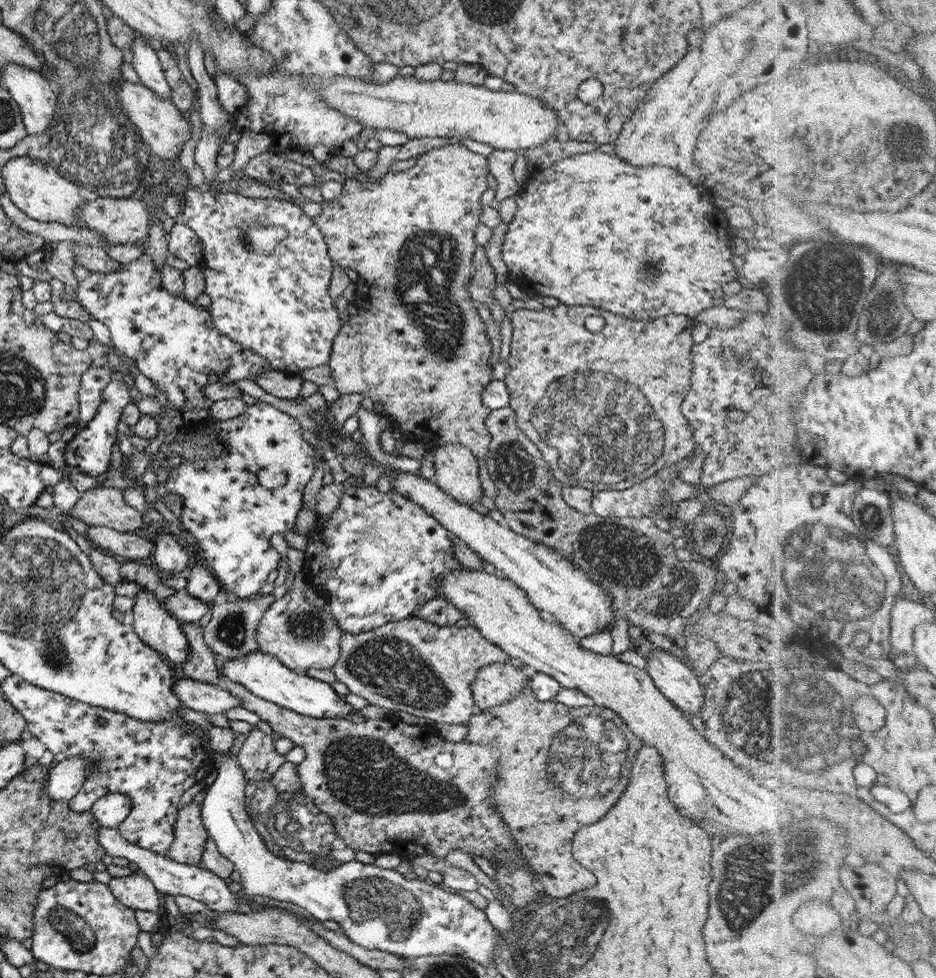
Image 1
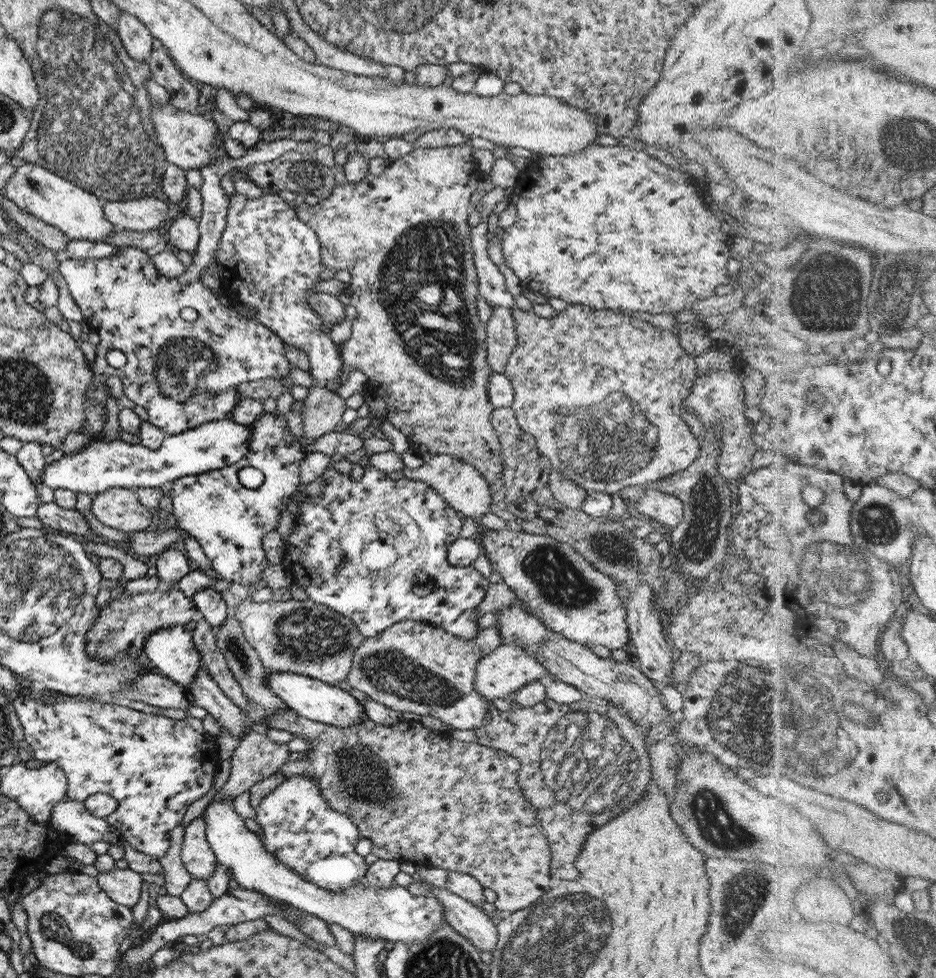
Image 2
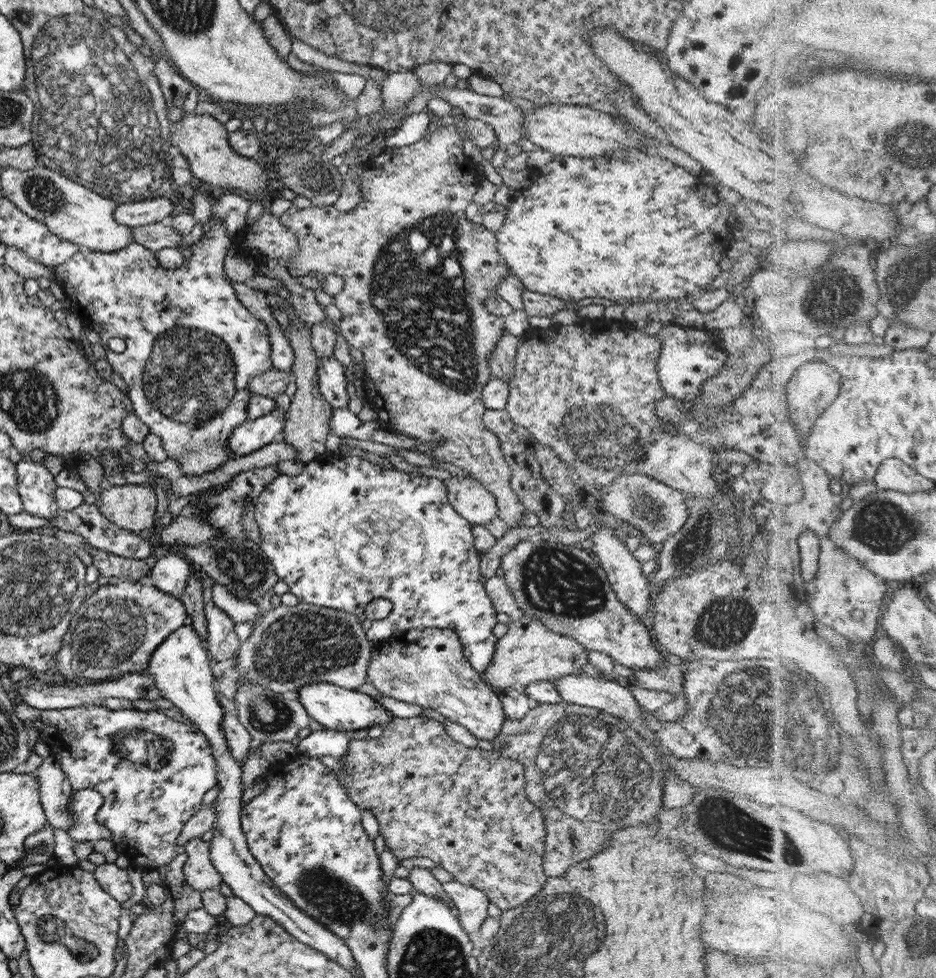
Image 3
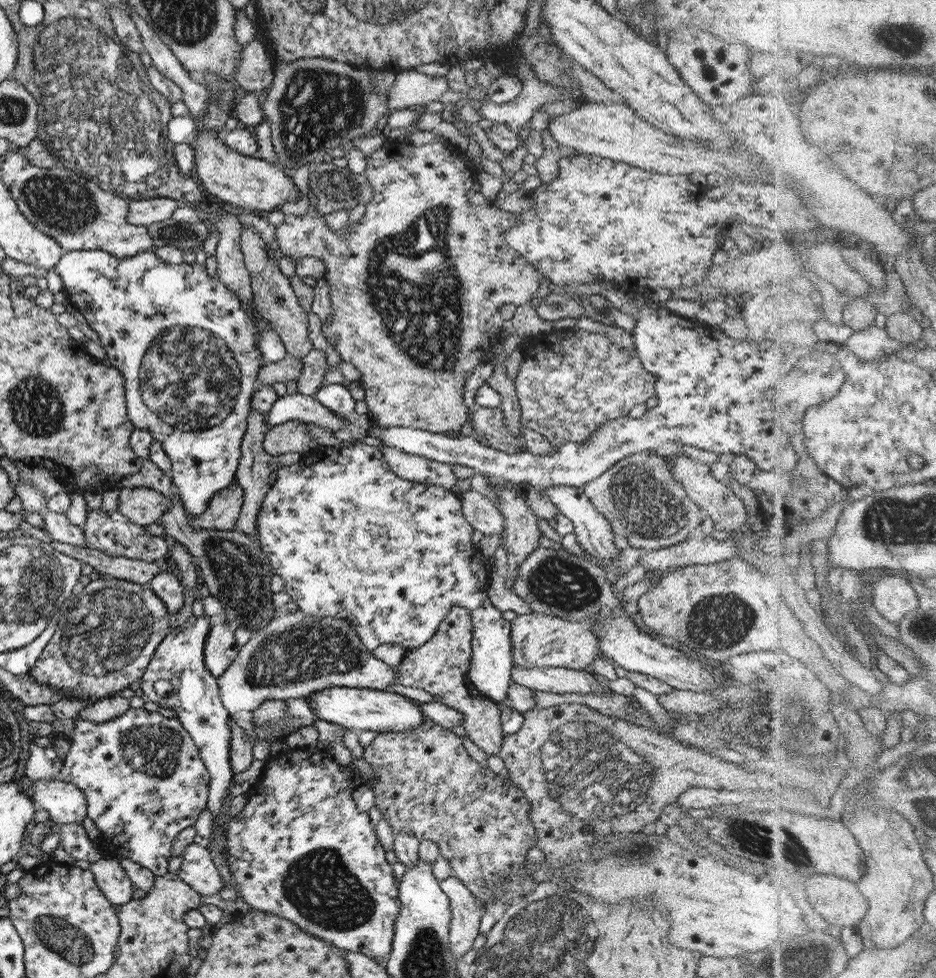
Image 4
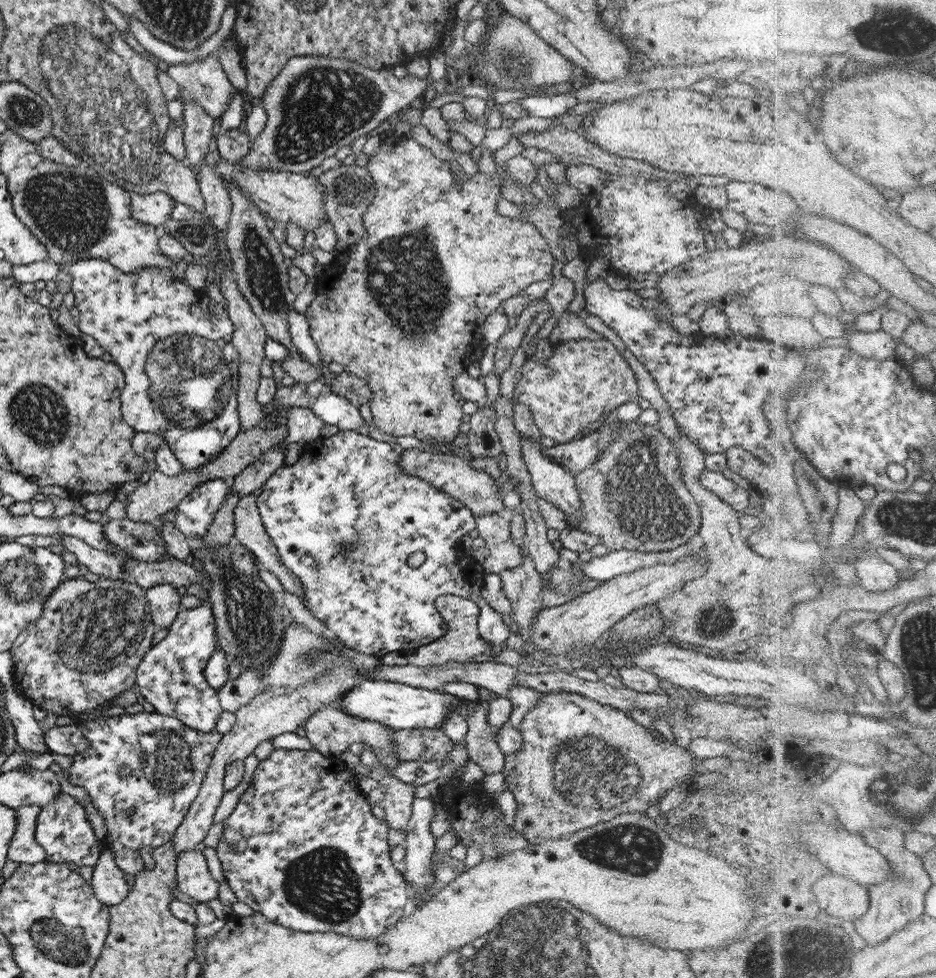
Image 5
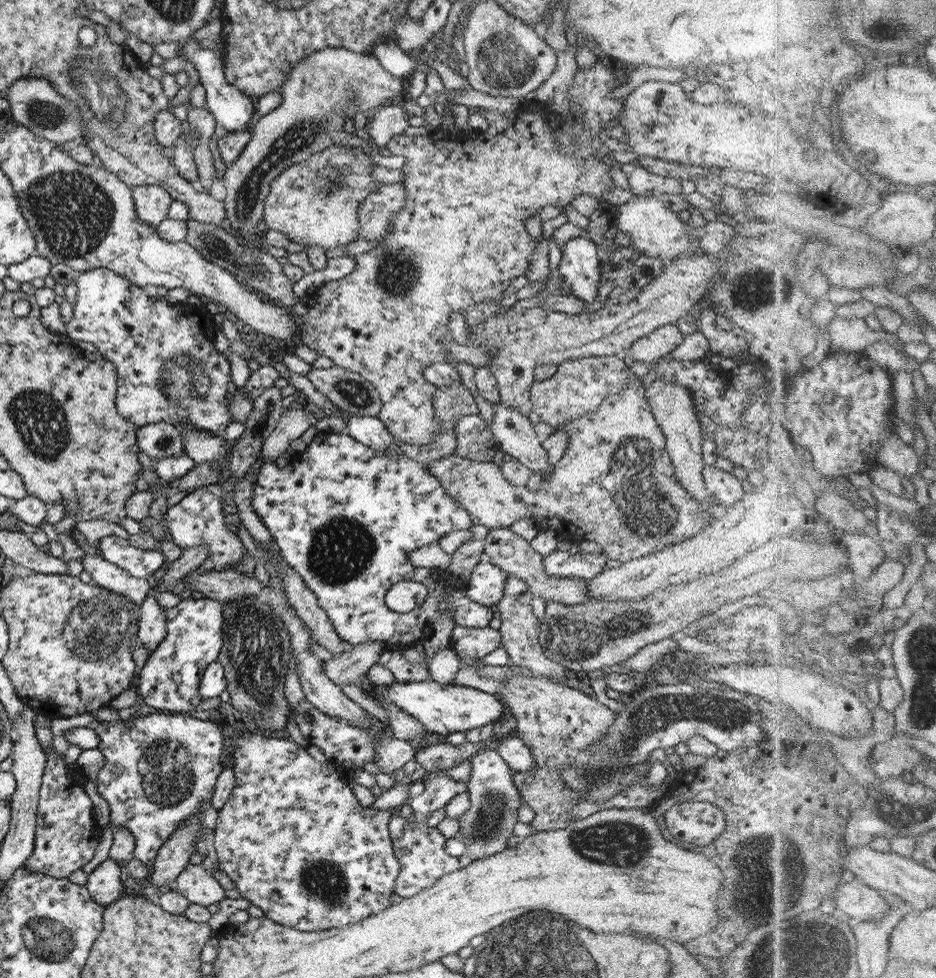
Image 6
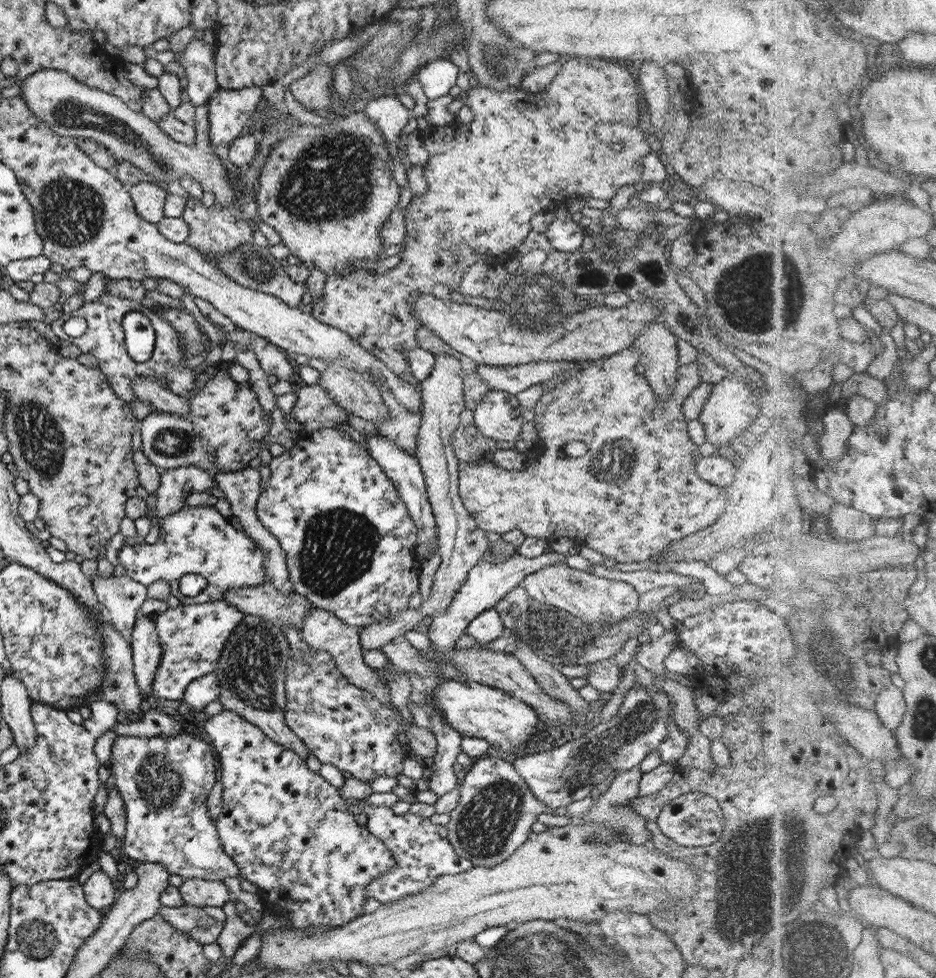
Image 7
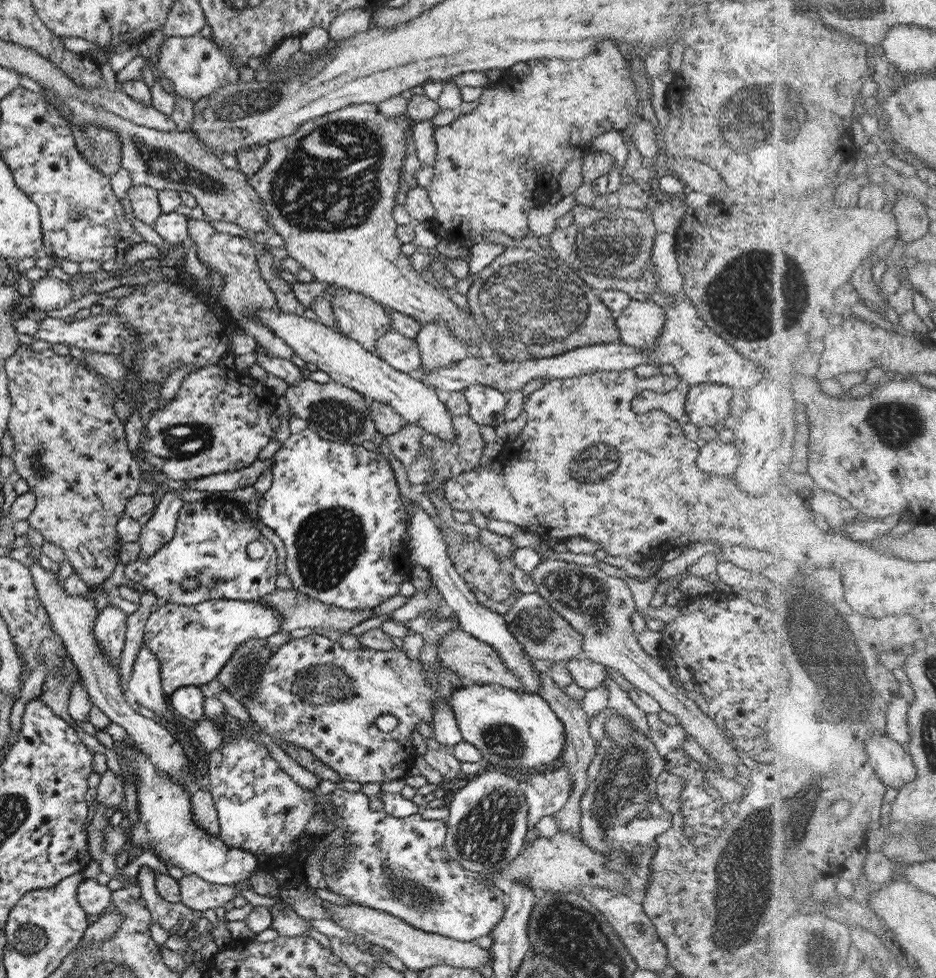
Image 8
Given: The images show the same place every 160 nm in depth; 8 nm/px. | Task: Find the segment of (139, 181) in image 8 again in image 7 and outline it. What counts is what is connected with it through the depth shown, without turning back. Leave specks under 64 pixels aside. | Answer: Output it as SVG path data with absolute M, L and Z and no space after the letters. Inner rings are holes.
M41 70L35 72L33 75L24 79L20 83L19 96L27 105L27 109L33 113L33 117L37 121L41 121L49 131L53 131L55 135L68 136L68 138L89 138L93 142L104 146L109 153L117 161L127 161L133 166L136 166L140 171L145 174L151 175L151 184L159 187L159 182L165 182L165 186L169 186L169 182L175 180L197 180L201 186L201 192L212 193L214 200L213 205L221 207L233 212L229 204L236 202L237 194L233 190L233 185L229 184L227 180L227 173L225 167L219 163L219 157L215 155L213 149L207 147L209 143L209 122L207 121L207 105L201 104L197 110L198 113L191 122L195 129L195 140L193 144L179 144L175 140L171 140L169 136L165 135L156 124L143 116L143 114L133 112L127 109L125 104L118 100L115 96L100 92L85 85L77 83L71 79L65 72L55 70Z

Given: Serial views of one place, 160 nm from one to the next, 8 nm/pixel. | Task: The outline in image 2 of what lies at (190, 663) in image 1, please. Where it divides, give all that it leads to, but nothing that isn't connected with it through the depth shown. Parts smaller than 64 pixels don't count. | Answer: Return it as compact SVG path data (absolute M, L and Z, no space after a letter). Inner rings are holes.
M202 666L187 689L194 696L194 705L204 708L217 721L219 727L227 728L239 741L249 731L244 725L243 710L222 693Z

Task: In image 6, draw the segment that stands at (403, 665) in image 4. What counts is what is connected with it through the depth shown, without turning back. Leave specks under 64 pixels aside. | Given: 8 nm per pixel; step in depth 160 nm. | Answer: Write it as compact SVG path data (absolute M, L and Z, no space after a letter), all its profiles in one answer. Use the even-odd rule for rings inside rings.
M455 624L450 634L449 647L460 660L463 660L463 658L483 658L485 654L499 648L500 644L500 632L488 626L467 628ZM492 746L490 749L485 749L482 751L477 751L470 760L472 764L469 779L467 781L466 790L469 797L469 809L464 812L464 814L459 818L459 834L465 835L465 853L472 860L485 858L486 856L491 856L500 850L507 848L506 841L509 836L512 835L512 828L515 823L517 823L517 812L519 807L519 802L522 801L517 789L511 780L512 771L505 764L505 761L499 756L499 753Z

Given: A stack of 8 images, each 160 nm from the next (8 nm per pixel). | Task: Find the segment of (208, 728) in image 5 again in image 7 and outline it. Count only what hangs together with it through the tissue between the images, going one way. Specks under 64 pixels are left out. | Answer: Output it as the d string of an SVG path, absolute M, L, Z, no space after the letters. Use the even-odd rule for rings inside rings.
M210 601L203 604L178 605L175 608L167 608L165 612L153 616L161 654L159 666L150 684L151 695L161 700L182 700L185 687L192 681L205 674L214 673L217 668L220 648L225 644L232 628L238 625L243 613L239 613L235 607L224 601Z

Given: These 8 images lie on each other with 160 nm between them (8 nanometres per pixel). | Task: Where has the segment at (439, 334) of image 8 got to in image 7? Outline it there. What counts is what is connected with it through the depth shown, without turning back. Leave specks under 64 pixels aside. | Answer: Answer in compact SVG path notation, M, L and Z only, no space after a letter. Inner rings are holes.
M432 354L434 365L428 377L420 381L420 400L422 400L422 414L420 427L416 436L416 449L414 457L417 459L426 497L428 498L435 525L437 526L437 554L439 555L439 567L433 575L429 597L421 600L417 610L407 609L395 616L388 616L377 624L363 627L358 634L360 648L364 650L380 649L392 638L401 636L405 631L412 629L421 621L421 617L441 614L450 604L455 592L467 577L467 572L476 566L483 558L483 553L488 547L485 531L475 525L475 521L462 505L458 495L458 467L459 460L455 456L450 436L458 427L460 412L465 409L463 402L463 377L461 364L450 354Z

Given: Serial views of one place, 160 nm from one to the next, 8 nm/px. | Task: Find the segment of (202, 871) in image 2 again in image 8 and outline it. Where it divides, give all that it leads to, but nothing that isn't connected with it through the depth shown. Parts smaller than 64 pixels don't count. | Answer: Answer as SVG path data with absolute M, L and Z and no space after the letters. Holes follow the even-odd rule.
M185 874L178 881L180 903L195 911L223 906L238 894L234 885L211 884L193 874Z

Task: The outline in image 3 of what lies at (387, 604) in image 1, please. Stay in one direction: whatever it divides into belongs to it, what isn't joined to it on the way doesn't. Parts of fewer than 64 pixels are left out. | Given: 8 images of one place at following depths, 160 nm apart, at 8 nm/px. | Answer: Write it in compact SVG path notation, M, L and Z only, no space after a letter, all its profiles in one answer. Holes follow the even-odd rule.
M324 452L315 459L303 463L301 473L295 475L295 477L282 473L276 476L256 498L256 502L253 504L253 518L260 534L258 547L269 560L278 580L285 582L289 588L289 593L297 597L300 602L355 615L366 634L367 640L374 645L378 641L389 638L393 633L405 632L412 628L452 628L461 642L464 643L464 657L468 660L469 666L477 672L477 676L483 679L483 672L485 672L485 668L489 668L489 661L492 660L495 641L497 640L492 633L492 628L497 624L495 621L496 611L484 590L486 579L479 572L479 553L473 548L472 526L451 508L446 497L446 486L441 480L422 474L404 473L395 468L383 469L380 465L370 463L357 456L344 457L337 452ZM378 598L391 602L390 613L387 617L378 621L365 619L363 616L365 606L373 599Z

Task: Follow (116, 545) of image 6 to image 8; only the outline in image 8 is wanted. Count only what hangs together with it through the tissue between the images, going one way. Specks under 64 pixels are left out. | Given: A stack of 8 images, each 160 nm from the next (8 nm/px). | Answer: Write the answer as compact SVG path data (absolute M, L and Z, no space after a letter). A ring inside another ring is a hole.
M205 498L185 502L177 511L173 537L149 558L125 565L123 575L171 604L192 606L217 599L258 601L276 589L276 560L273 544L251 526L240 504ZM253 541L264 546L265 554L258 560L250 560L245 552L246 546ZM187 576L198 580L197 588L181 591L180 582Z

